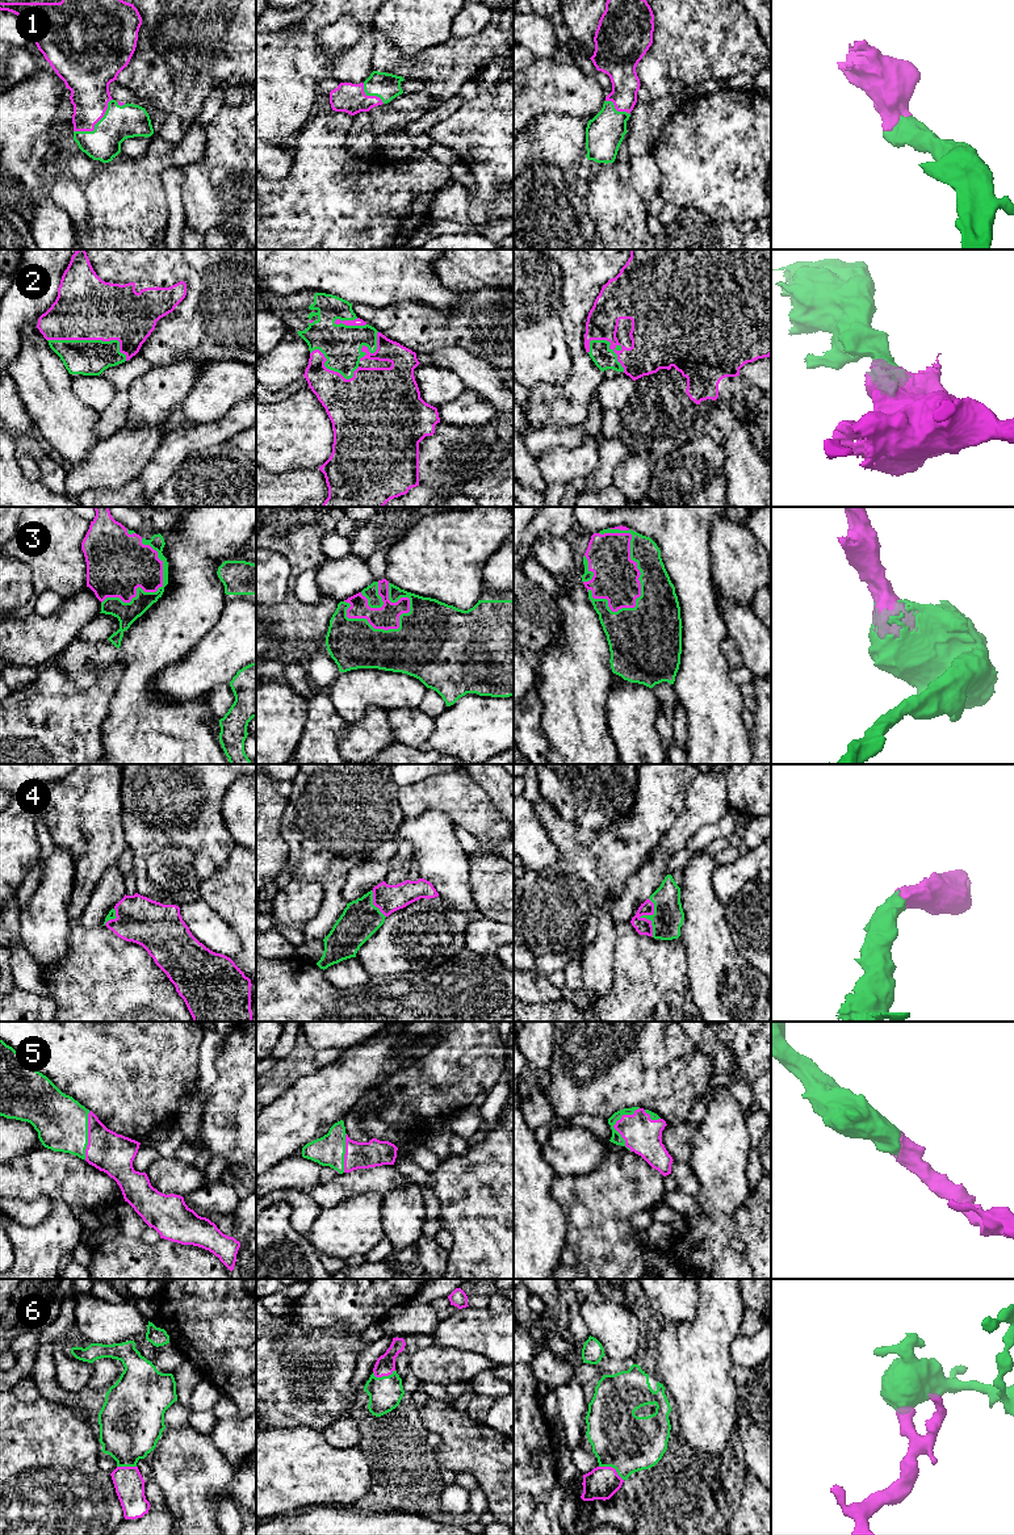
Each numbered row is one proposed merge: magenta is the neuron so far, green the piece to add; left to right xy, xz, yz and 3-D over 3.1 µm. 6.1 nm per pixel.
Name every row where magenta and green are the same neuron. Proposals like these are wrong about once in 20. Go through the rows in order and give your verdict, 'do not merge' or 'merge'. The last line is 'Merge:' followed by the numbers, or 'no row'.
1: merge
2: merge
3: merge
4: merge
5: merge
6: merge
Merge: 1, 2, 3, 4, 5, 6

